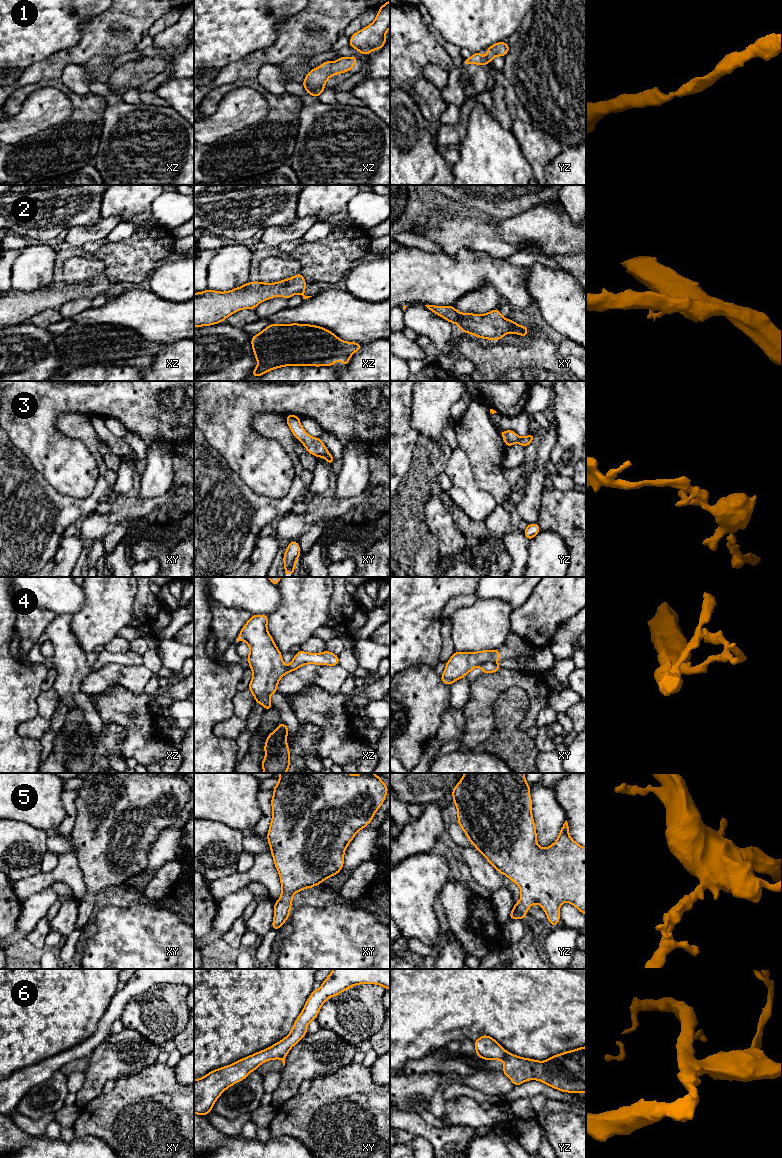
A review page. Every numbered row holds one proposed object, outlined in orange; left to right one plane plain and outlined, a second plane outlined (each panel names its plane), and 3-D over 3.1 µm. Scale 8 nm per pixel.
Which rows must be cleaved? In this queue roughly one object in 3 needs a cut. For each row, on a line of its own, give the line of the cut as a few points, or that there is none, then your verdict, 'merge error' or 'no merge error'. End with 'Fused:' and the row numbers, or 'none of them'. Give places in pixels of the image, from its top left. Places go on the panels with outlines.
1: no cut | no merge error
2: no cut | no merge error
3: no cut | no merge error
4: xy (496, 661), (486, 661), (479, 665) | merge error
5: no cut | no merge error
6: yz (508, 1052), (501, 1059) | merge error
Fused: 4, 6

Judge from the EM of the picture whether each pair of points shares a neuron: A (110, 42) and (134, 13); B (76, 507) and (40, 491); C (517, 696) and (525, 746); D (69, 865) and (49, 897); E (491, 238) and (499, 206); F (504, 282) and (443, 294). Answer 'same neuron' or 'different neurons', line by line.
A: same neuron
B: same neuron
C: same neuron
D: different neurons
E: different neurons
F: same neuron

